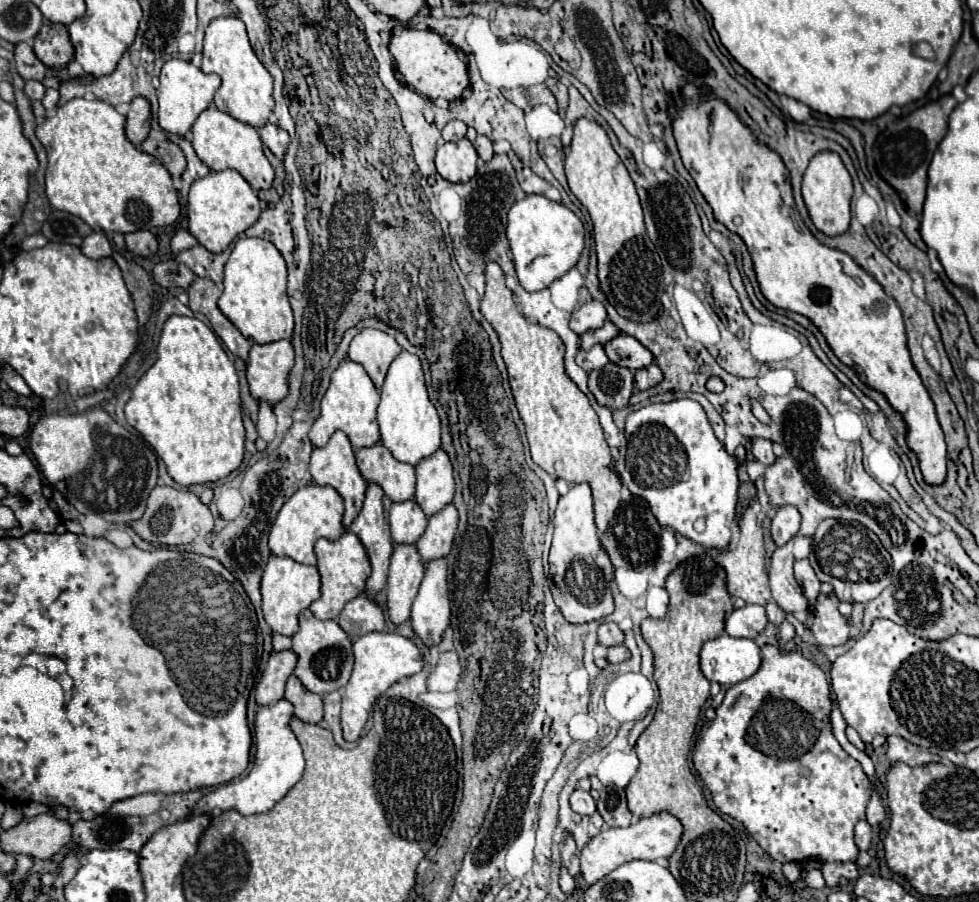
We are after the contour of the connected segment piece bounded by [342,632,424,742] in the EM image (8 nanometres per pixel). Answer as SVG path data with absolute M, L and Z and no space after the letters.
M372 632L354 640L354 660L356 660L354 672L348 684L342 688L342 730L344 730L344 738L350 742L358 740L370 716L374 700L382 692L386 692L392 684L396 684L400 678L412 676L422 670L424 654L406 636L400 636L394 632Z

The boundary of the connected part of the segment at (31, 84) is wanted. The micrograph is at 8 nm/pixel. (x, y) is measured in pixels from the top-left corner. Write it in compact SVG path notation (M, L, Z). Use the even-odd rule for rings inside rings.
M28 80L26 86L24 86L24 92L26 92L26 96L34 102L34 100L42 100L42 98L44 98L46 88L44 88L42 82L38 82L38 80Z

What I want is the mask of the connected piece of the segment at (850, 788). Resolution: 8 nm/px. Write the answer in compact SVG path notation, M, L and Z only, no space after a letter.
M768 644L762 646L760 670L726 690L716 718L706 722L696 738L692 762L718 810L742 822L762 850L782 864L806 860L856 862L860 852L854 844L854 826L866 818L872 786L860 762L834 738L830 710L826 674L800 652L782 654L780 648Z

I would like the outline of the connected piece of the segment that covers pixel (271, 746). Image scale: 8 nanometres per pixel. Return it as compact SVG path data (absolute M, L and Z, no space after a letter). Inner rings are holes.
M280 700L272 706L258 706L256 712L256 760L246 778L228 782L204 794L194 810L194 814L210 814L224 810L238 810L240 814L258 814L268 812L278 800L282 800L288 790L302 778L304 756L298 738L290 730L290 720L294 716L294 706L288 700Z

